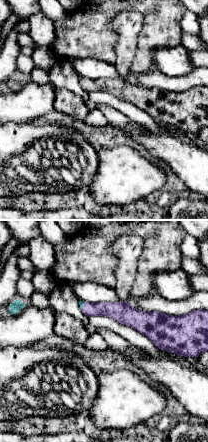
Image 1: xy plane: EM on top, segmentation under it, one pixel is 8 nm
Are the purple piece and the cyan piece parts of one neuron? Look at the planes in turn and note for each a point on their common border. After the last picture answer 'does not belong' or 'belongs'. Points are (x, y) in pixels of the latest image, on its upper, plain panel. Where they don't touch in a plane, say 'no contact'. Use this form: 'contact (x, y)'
contact (84, 82)

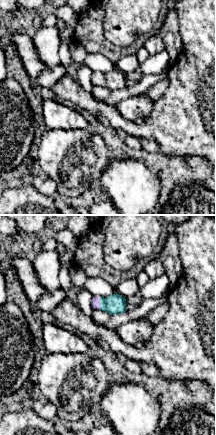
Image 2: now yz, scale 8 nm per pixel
contact (99, 79)

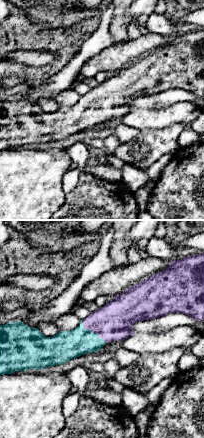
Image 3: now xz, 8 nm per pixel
contact (92, 108)

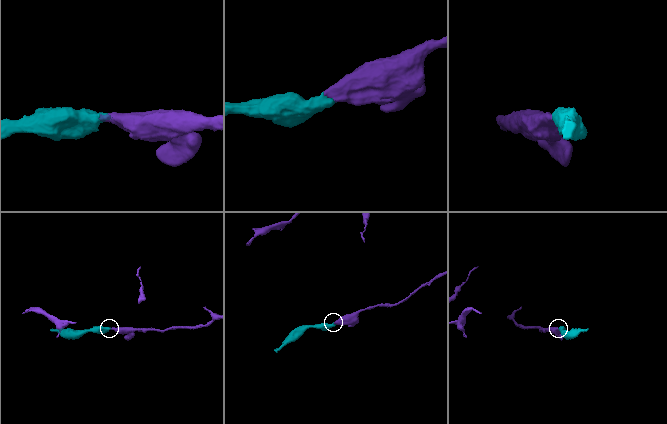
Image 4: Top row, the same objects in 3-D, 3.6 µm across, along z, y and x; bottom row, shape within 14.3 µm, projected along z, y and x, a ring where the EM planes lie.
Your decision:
belongs

